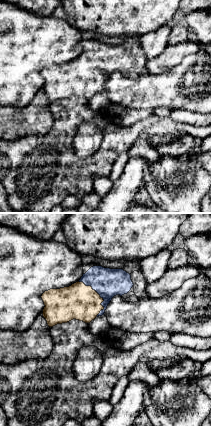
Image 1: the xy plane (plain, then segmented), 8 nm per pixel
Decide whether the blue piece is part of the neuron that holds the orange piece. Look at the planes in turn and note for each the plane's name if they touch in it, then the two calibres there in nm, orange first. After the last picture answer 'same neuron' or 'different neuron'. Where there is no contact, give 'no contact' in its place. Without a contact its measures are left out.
contact in xy; calibres 280 and 220 nm

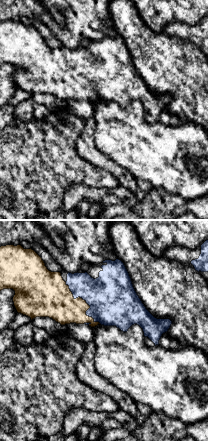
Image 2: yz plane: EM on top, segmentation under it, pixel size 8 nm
contact in yz; calibres 300 and 400 nm

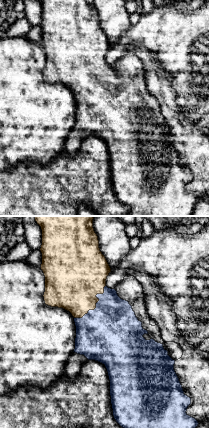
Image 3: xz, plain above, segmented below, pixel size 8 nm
contact in xz; calibres 420 and 460 nm

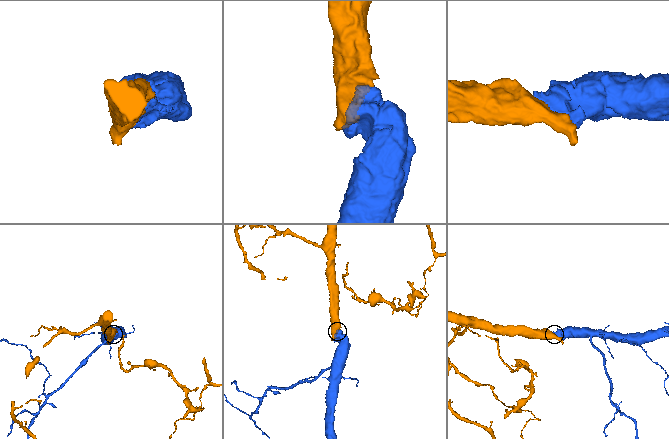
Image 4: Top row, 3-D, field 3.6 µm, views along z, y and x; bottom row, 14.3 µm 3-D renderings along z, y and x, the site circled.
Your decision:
same neuron

